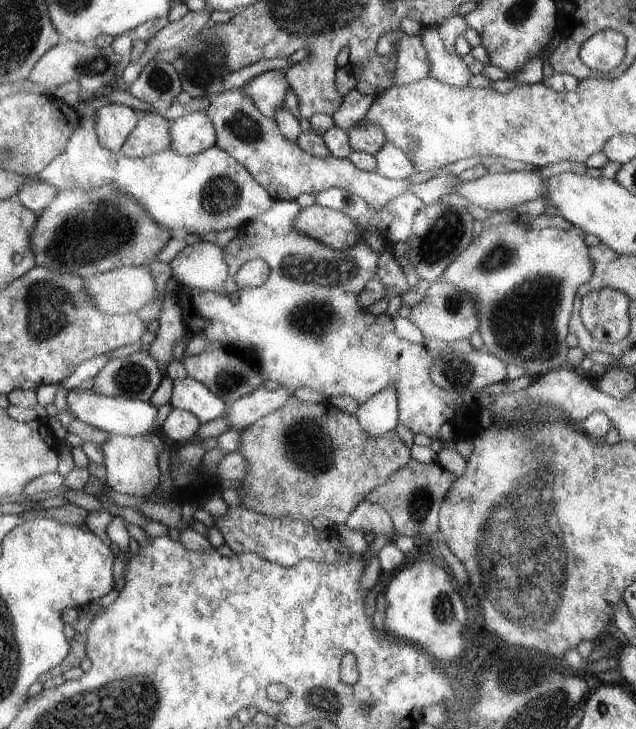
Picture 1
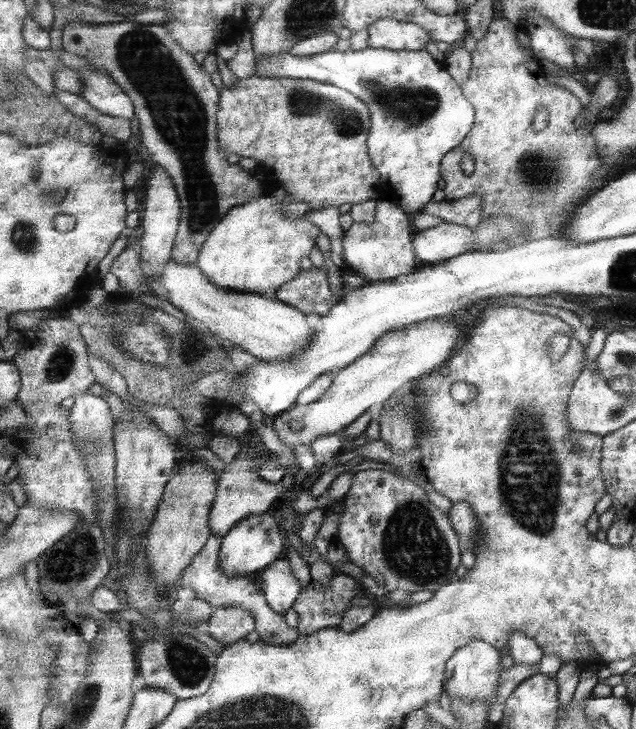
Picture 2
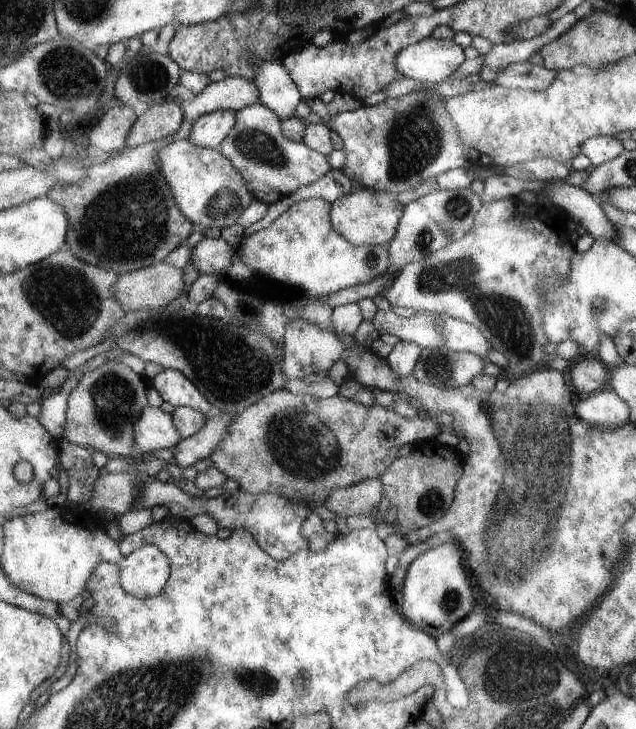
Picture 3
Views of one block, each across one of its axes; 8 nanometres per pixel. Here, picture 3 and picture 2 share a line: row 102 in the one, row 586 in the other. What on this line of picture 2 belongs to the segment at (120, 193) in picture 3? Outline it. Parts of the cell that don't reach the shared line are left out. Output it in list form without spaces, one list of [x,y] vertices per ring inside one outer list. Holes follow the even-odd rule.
[[[211,536],[209,542],[205,544],[203,552],[193,560],[193,564],[187,568],[179,588],[191,588],[197,598],[209,602],[215,610],[223,608],[223,606],[243,606],[245,610],[253,612],[255,620],[257,620],[257,634],[261,636],[261,642],[273,644],[273,646],[291,646],[293,642],[297,642],[301,638],[301,632],[297,628],[287,626],[285,616],[279,614],[277,610],[273,610],[273,606],[269,604],[269,600],[265,598],[263,590],[257,588],[251,580],[247,578],[231,578],[223,572],[221,568],[221,548],[223,548],[223,536]]]

